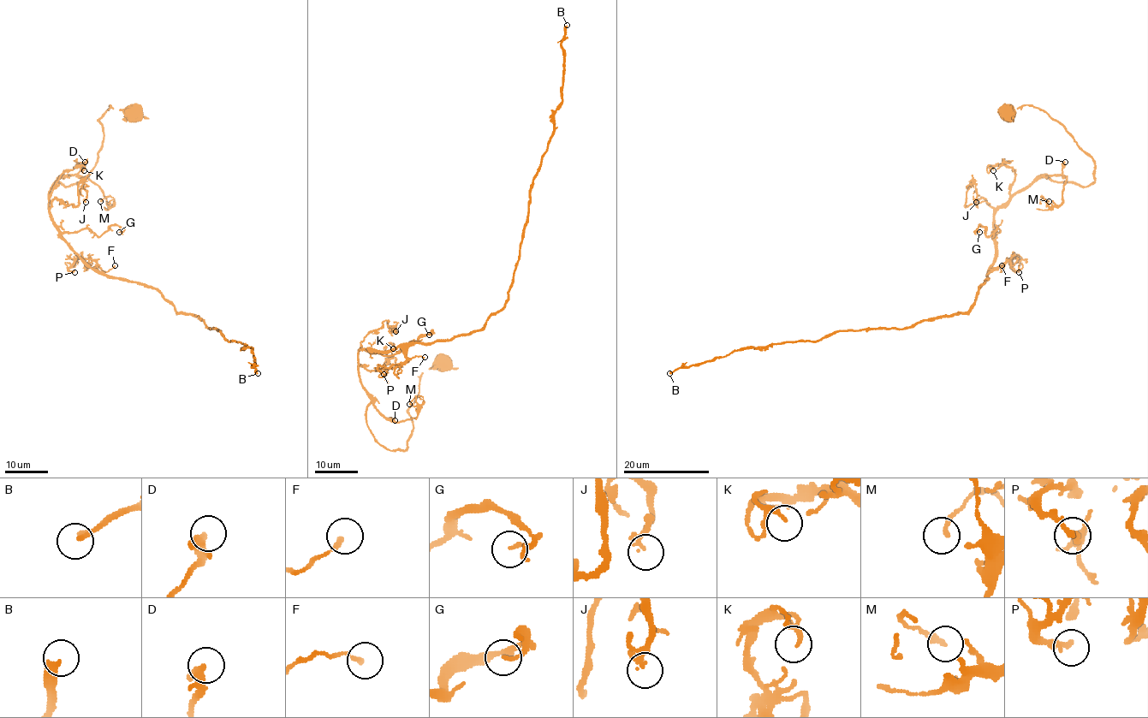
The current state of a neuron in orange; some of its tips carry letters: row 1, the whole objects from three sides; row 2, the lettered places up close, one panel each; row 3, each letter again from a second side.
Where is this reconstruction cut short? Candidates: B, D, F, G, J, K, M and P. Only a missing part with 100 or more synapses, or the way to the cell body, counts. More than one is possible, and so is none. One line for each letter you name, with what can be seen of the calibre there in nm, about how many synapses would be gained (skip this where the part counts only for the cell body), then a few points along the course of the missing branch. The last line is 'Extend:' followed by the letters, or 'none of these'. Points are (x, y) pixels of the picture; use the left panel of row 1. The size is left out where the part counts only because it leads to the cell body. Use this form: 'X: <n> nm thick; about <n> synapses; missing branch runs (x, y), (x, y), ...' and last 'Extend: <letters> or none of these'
B: 240 nm thick; about 600 synapses
Extend: B

